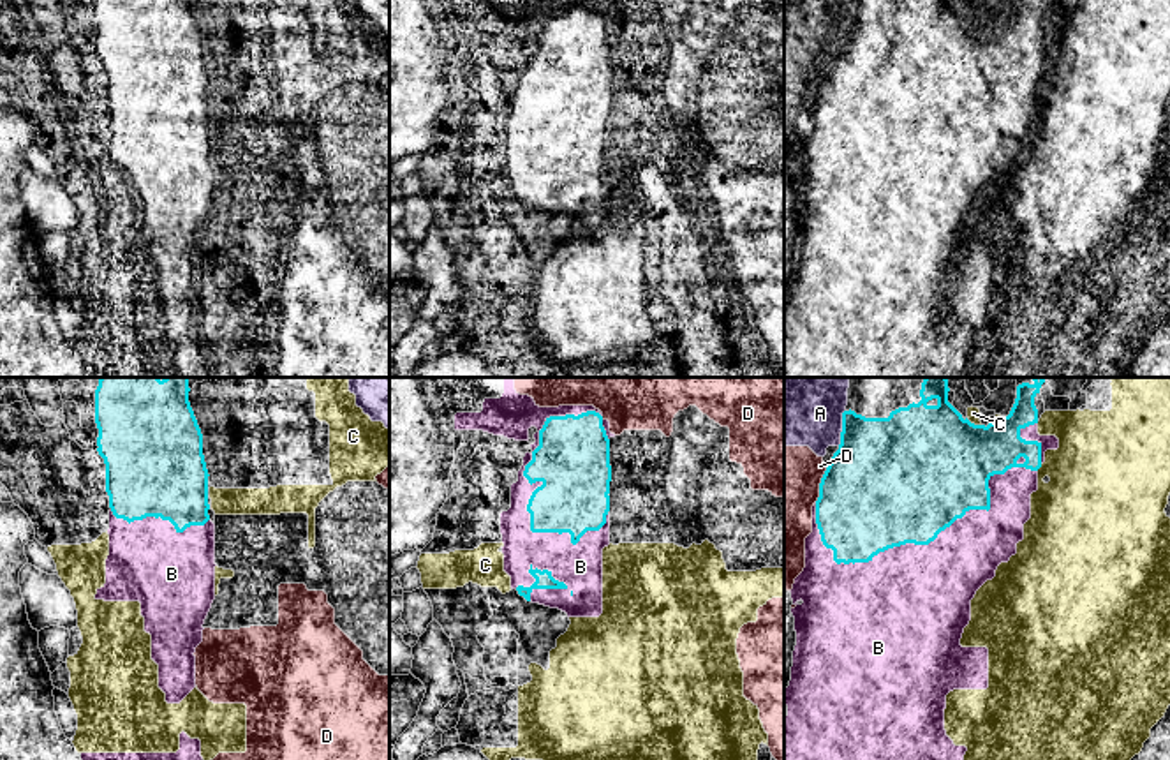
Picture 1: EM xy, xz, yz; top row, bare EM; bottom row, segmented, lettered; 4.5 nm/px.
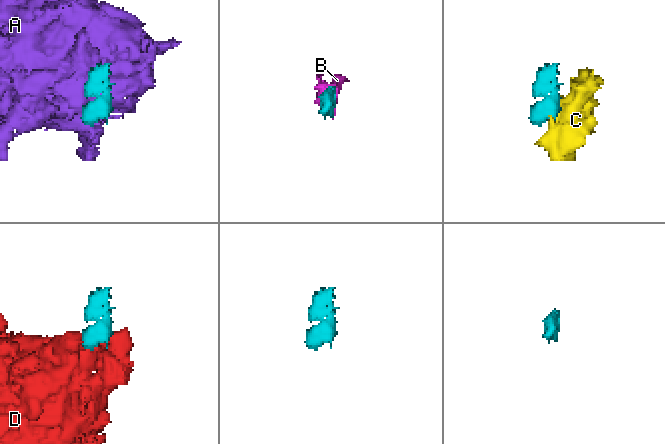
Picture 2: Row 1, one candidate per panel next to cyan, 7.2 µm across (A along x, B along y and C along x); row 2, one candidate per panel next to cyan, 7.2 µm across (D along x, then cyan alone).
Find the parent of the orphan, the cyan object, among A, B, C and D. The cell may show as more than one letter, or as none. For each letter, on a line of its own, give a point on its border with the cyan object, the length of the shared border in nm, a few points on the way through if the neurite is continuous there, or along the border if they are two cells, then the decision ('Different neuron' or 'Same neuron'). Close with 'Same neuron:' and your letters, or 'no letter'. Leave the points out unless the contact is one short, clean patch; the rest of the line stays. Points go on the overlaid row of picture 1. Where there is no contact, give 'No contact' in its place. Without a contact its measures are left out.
A: Touches cyan at yz (843, 427). Shared border 170 nm. Different neuron
B: Touches cyan at yz (929, 542). Shared border 1050 nm. Same neuron
C: Touches cyan at yz (973, 424). Shared border 70 nm. Boundary: yz (968, 420), (980, 425). Different neuron
D: Touches cyan at yz (820, 485). Shared border 170 nm. Boundary: yz (827, 468), (820, 484), (820, 496), (814, 501). Different neuron
Same neuron: B

